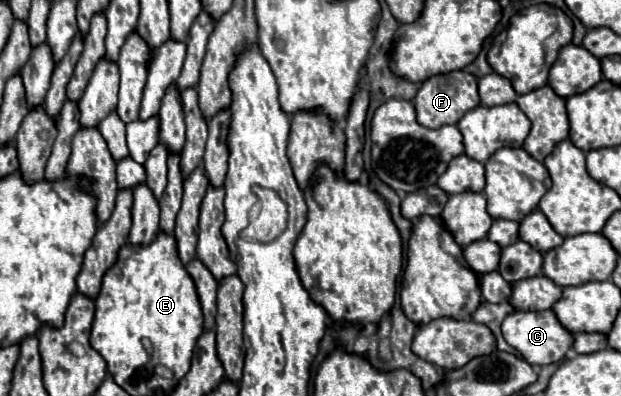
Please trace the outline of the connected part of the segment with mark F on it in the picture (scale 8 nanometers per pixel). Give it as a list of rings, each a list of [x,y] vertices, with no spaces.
[[[464,70],[432,76],[420,86],[414,98],[414,106],[418,112],[418,122],[426,128],[440,128],[446,124],[456,124],[468,110],[480,106],[478,80],[470,72],[464,72]]]

